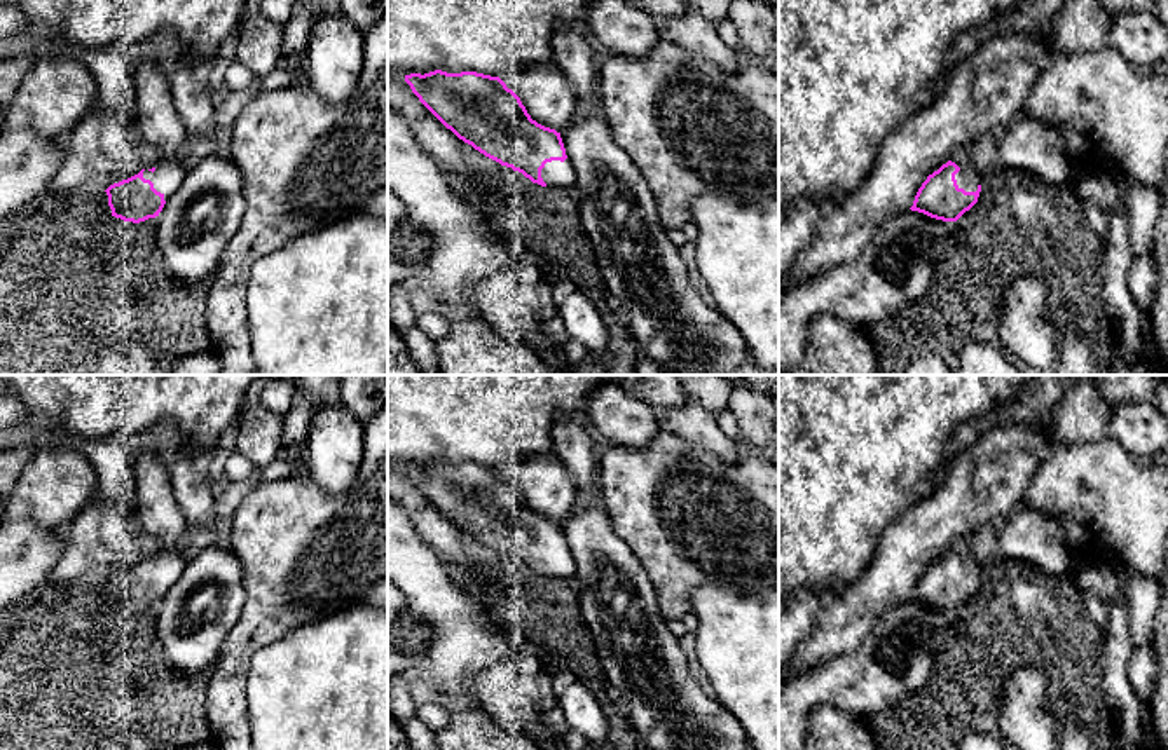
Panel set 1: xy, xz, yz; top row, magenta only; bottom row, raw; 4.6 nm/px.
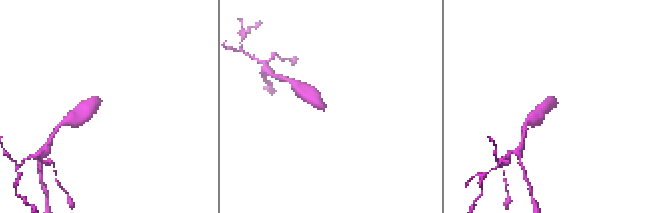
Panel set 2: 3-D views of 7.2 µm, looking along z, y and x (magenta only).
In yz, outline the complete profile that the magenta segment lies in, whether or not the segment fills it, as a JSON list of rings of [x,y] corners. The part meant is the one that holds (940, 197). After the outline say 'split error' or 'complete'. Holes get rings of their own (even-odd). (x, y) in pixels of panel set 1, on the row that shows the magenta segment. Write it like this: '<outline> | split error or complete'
[[[948,160],[927,176],[910,209],[936,220],[957,222],[978,202],[979,181],[981,171]]] | split error

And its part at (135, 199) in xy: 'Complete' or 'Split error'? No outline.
Split error

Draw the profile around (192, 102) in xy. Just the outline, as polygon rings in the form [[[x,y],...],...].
[[[180,56],[169,80],[173,105],[189,140],[211,138],[216,129],[215,103],[208,89],[206,66]]]

